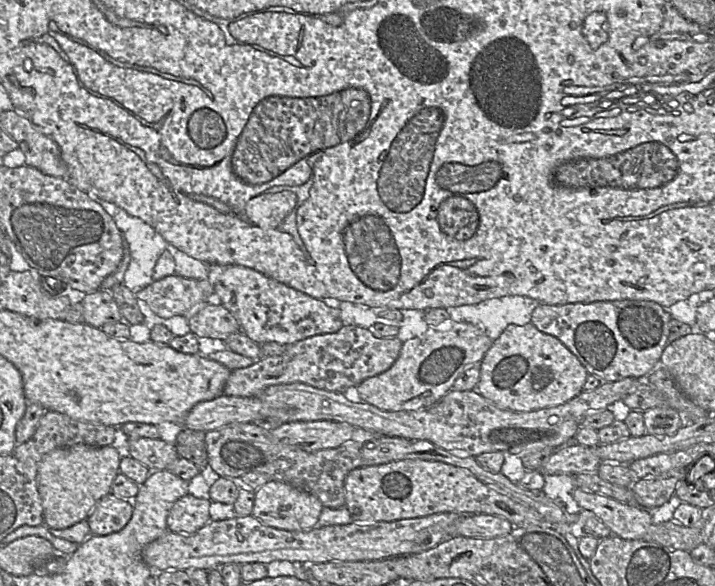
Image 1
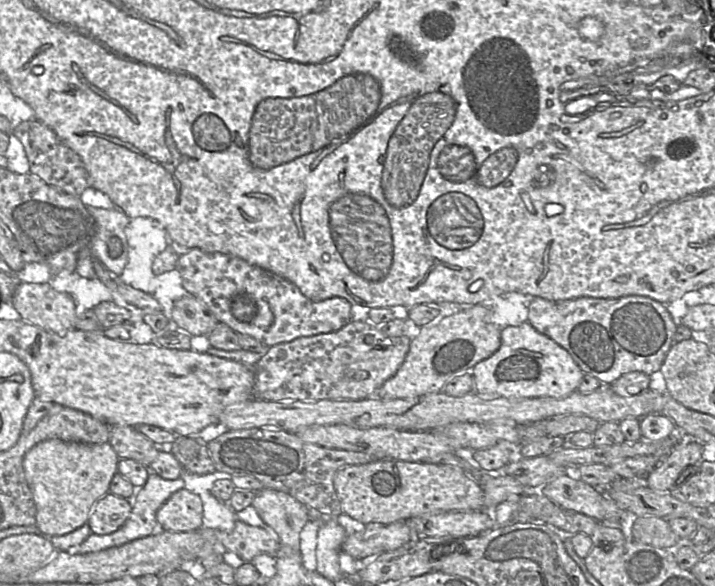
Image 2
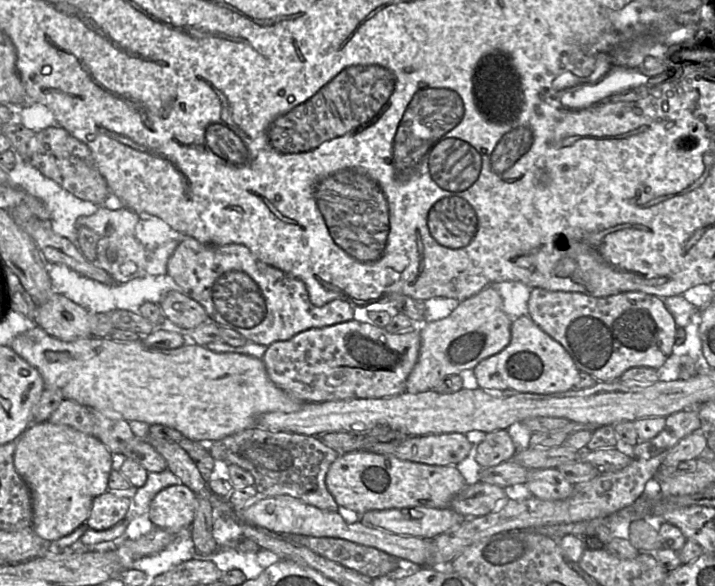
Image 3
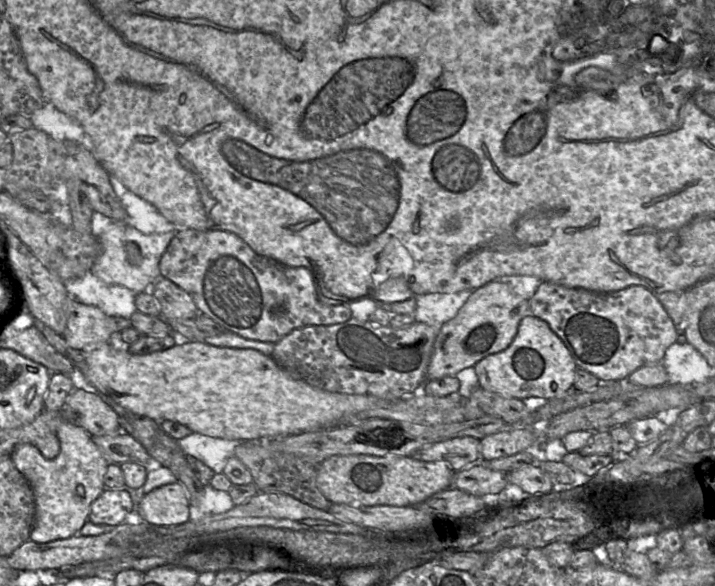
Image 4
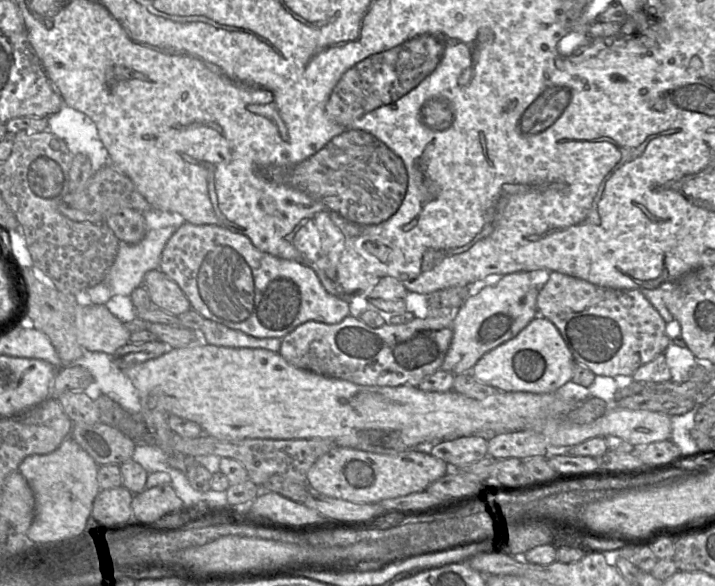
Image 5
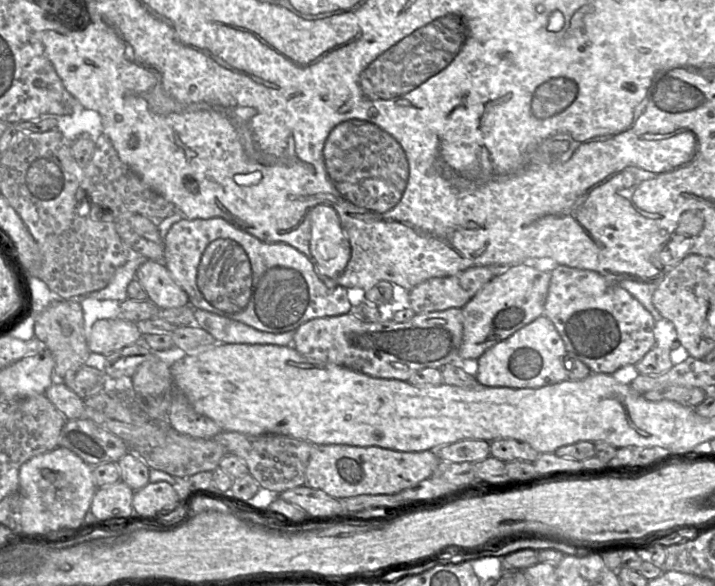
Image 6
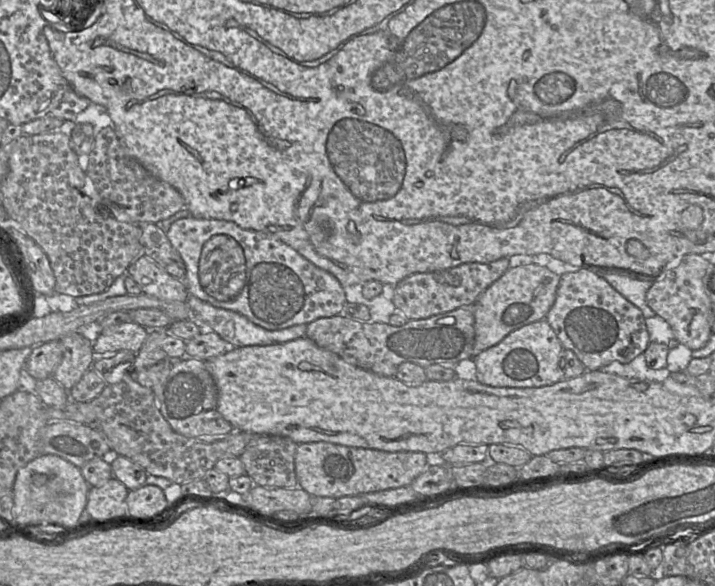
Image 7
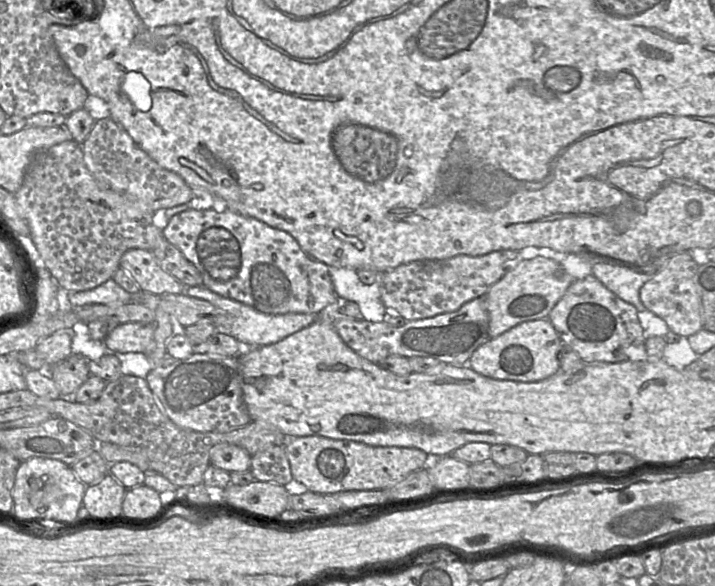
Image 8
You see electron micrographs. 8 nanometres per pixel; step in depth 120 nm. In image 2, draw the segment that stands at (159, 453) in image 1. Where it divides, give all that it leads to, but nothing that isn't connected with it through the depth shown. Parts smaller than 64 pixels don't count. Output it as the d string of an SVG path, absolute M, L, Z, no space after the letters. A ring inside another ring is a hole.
M110 426L108 443L119 458L133 459L147 467L159 452L159 446L132 426Z

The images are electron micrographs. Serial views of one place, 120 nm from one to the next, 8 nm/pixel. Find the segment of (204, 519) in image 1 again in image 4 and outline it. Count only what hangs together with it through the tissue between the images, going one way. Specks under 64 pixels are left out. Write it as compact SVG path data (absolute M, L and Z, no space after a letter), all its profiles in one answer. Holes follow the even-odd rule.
M180 482L162 485L139 495L136 509L152 525L179 525L190 519L188 494Z

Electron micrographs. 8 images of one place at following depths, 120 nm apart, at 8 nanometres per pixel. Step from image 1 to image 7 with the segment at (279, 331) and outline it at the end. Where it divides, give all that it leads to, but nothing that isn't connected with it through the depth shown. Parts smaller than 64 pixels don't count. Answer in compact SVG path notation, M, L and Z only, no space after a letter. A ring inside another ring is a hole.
M188 216L171 224L166 236L185 264L183 282L189 296L216 308L231 310L267 330L309 324L319 318L341 315L347 300L344 288L331 273L304 258L295 249L264 233L243 229L232 221Z

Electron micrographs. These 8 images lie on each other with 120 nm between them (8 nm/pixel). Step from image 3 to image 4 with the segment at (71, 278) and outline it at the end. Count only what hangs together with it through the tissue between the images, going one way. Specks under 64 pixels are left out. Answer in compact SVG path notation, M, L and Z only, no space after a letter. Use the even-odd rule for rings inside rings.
M91 272L65 281L64 286L69 300L96 306L107 316L130 319L138 311L135 306L137 293L124 286L107 284Z

